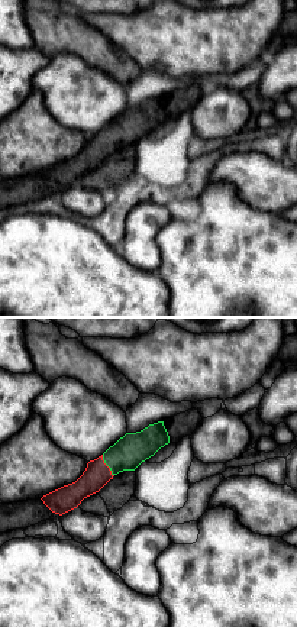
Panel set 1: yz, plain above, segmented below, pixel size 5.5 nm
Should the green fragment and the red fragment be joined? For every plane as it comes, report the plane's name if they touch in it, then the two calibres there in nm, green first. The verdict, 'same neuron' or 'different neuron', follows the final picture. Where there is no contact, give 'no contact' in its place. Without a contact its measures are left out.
yz | 180/150 nm

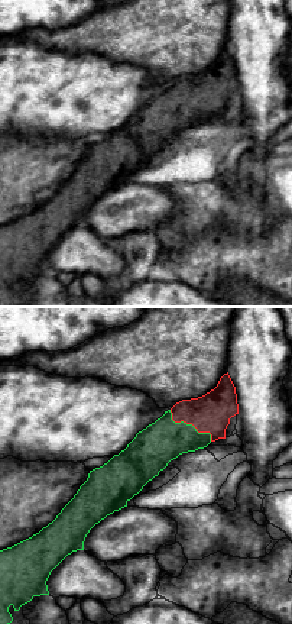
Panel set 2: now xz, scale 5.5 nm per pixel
xz | 240/220 nm

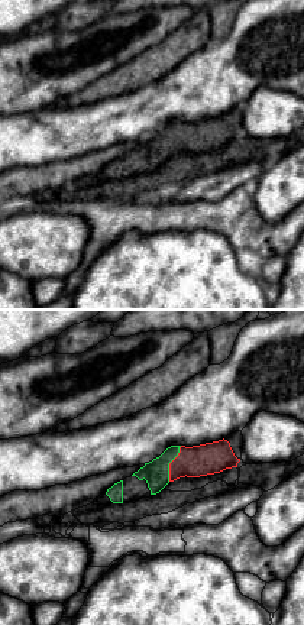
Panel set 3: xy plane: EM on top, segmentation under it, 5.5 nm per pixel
xy | 140/180 nm

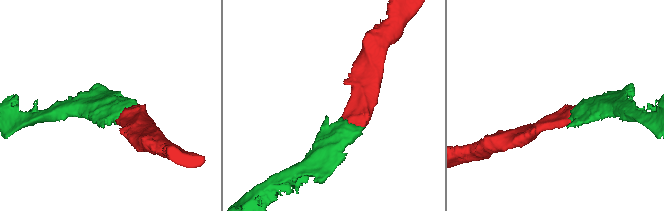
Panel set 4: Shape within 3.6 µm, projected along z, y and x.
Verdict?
same neuron

